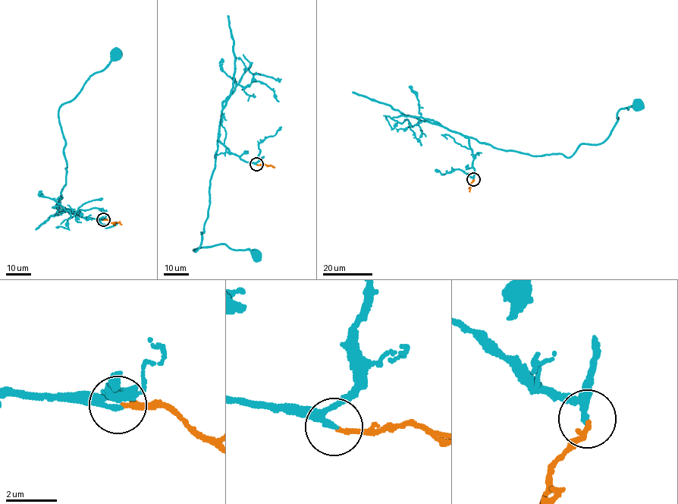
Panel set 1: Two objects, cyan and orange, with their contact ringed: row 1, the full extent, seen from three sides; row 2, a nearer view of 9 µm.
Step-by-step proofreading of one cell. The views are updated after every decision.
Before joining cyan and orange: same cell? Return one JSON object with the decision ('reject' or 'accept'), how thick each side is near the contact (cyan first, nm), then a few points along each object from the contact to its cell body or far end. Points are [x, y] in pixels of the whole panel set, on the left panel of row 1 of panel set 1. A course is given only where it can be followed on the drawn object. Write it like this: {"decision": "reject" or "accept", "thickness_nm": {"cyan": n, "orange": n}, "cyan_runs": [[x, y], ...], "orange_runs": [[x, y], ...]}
{"decision": "accept", "thickness_nm": {"cyan": 200, "orange": 190}, "cyan_runs": [[102, 219], [80, 216], [58, 206], [67, 164], [58, 115], [60, 107], [117, 55]], "orange_runs": [[103, 219], [121, 225]]}

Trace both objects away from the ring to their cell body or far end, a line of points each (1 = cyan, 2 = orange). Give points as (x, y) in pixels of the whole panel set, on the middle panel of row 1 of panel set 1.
1: (256, 164), (240, 159), (218, 138), (204, 232), (199, 248), (193, 250), (220, 244), (257, 254)
2: (257, 164), (274, 167)

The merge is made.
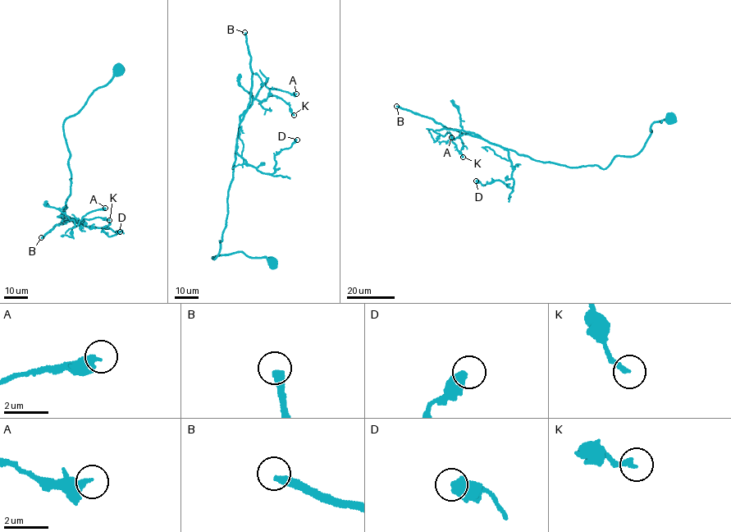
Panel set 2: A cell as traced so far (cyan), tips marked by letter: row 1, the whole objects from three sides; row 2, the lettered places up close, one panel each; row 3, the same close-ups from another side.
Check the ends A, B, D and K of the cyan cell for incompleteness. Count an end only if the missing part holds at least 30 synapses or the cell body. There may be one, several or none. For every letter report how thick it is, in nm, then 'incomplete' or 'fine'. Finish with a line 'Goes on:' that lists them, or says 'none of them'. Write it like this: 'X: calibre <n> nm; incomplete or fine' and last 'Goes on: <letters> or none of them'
A: calibre 420 nm; fine
B: calibre 280 nm; incomplete
D: calibre 500 nm; fine
K: calibre 200 nm; fine
Goes on: B

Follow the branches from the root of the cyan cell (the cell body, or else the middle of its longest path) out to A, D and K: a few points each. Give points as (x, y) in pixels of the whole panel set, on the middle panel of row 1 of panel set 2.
A: (273, 262), (239, 251), (212, 258), (218, 254), (226, 222), (240, 116), (267, 78), (267, 87), (296, 94)
D: (273, 262), (239, 251), (212, 258), (222, 240), (235, 150), (259, 171), (272, 174), (275, 155), (297, 139)
K: (273, 262), (239, 251), (212, 258), (226, 222), (240, 116), (254, 99), (271, 95), (294, 115)

